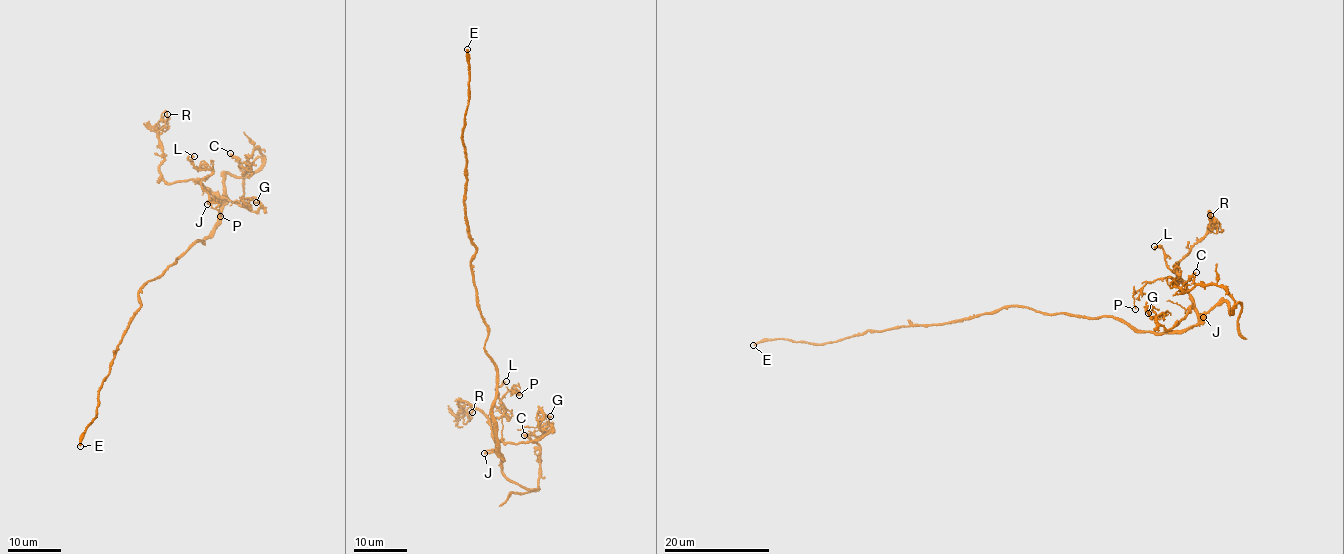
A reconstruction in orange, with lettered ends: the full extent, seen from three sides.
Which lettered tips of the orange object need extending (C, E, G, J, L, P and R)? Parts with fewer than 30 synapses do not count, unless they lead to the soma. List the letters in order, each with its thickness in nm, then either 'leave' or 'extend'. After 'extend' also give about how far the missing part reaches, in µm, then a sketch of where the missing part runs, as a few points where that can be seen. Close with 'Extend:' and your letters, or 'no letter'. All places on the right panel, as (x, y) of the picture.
C: 150 nm thick; leave
E: 220 nm thick; extend; about 190 µm are missing
G: 100 nm thick; leave
J: 190 nm thick; leave
L: 340 nm thick; leave
P: 110 nm thick; leave
R: 180 nm thick; leave
Extend: E

